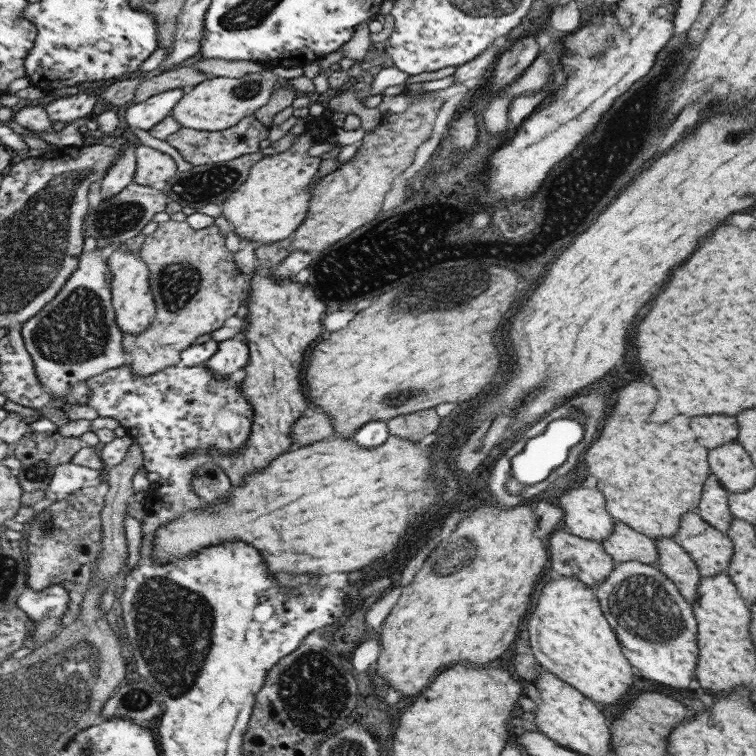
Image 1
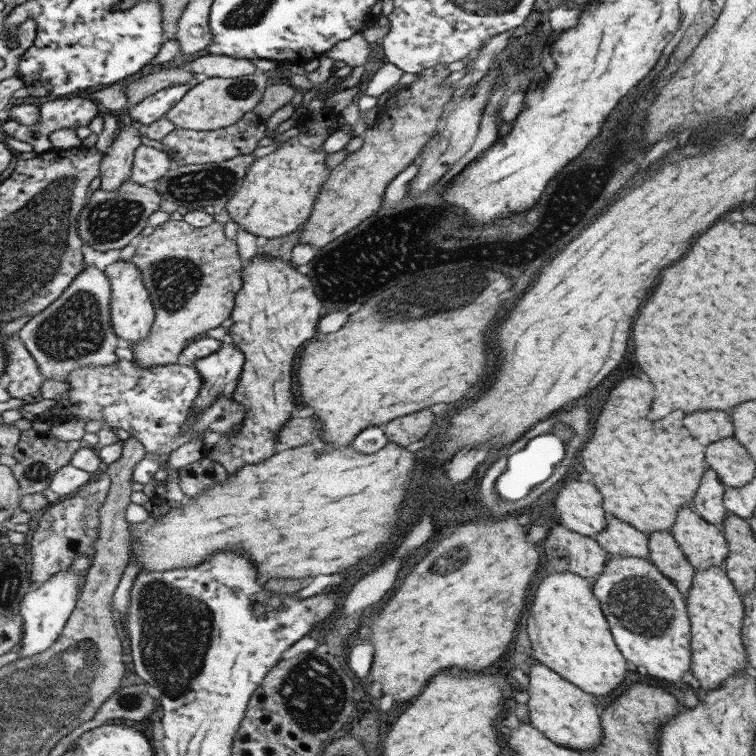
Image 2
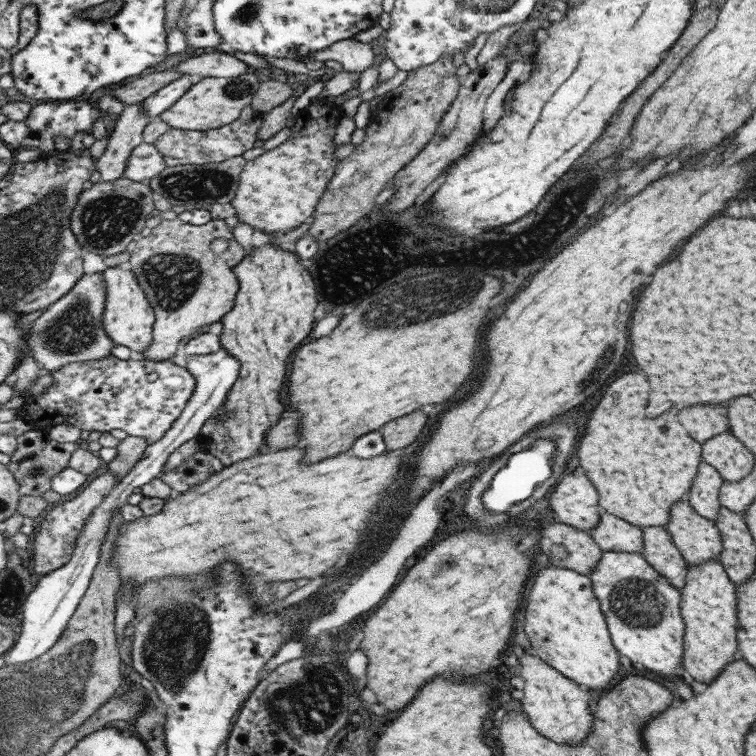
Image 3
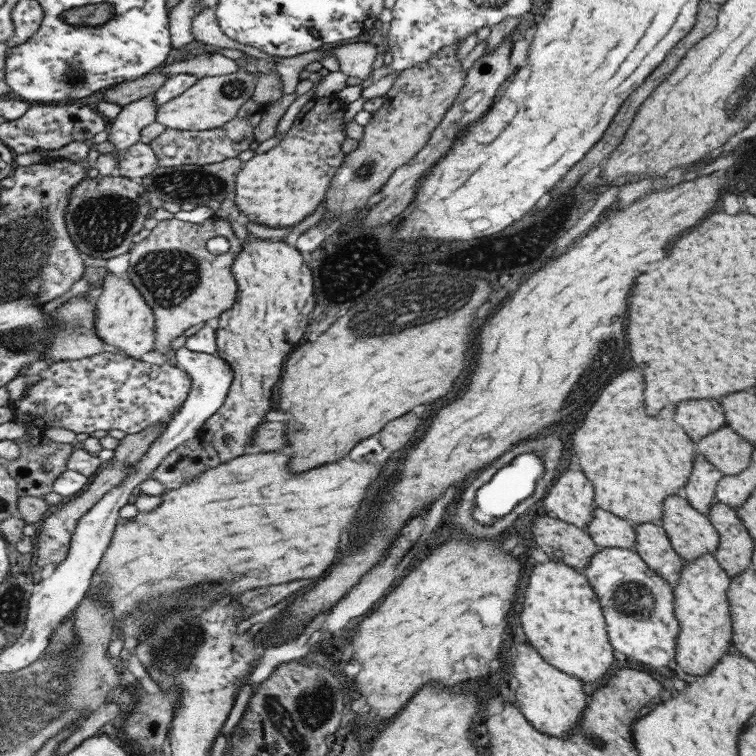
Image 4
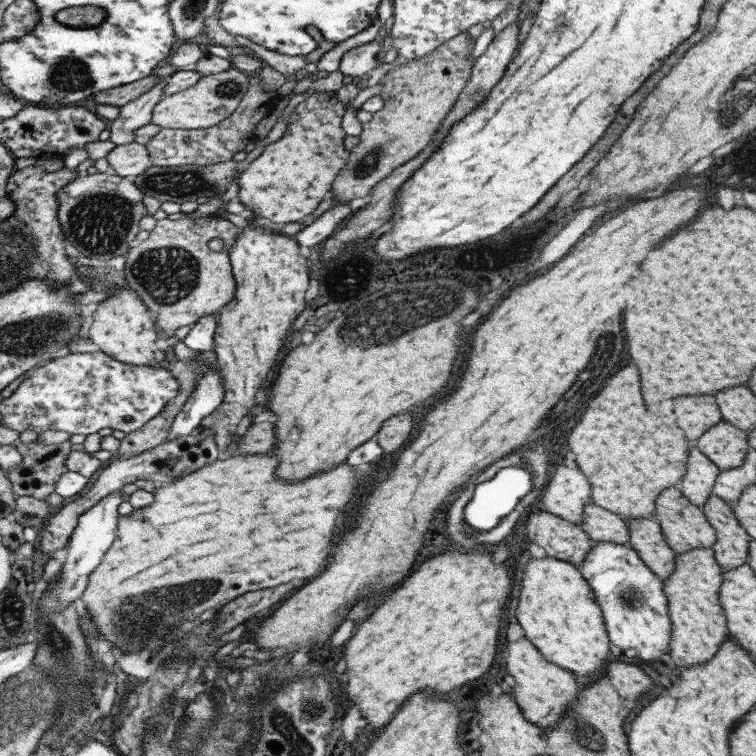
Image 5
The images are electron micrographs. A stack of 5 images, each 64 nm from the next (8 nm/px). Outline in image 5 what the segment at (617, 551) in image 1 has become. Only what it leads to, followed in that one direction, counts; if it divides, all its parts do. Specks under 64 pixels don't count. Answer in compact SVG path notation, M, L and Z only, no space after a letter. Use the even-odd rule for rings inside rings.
M588 503L578 527L594 542L629 545L629 529L624 518Z

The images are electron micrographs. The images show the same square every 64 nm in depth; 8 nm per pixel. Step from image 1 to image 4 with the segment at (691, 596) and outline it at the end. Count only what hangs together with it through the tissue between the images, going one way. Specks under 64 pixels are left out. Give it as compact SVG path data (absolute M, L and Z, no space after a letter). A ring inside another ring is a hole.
M649 522L633 524L635 529L634 550L653 572L666 580L671 587L677 584L681 572L680 556L669 544L661 525Z

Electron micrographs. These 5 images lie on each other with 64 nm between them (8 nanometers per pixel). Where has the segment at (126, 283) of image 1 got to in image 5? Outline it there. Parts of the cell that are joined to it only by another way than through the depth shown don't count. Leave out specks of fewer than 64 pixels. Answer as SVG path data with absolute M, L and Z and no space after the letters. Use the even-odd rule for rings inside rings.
M128 287L117 288L103 302L99 302L92 313L92 323L86 331L87 339L99 346L99 352L111 356L114 360L136 366L153 367L149 361L155 361L157 365L164 360L164 354L155 348L157 329L147 314L147 309L137 294Z

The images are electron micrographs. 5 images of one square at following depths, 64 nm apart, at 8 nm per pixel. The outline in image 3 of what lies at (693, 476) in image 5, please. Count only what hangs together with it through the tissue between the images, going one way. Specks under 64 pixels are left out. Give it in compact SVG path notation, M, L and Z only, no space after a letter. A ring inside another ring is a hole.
M704 461L699 462L697 474L687 490L686 500L691 508L710 521L715 521L719 514L718 488L721 486L720 474Z

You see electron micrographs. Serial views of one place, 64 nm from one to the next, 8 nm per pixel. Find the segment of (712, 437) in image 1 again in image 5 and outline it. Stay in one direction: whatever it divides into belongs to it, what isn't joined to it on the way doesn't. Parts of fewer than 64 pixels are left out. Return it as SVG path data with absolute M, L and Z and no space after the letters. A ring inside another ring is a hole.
M681 396L681 398L675 398L673 400L673 412L675 412L677 427L683 430L685 438L690 443L694 443L705 430L709 430L711 426L715 426L719 420L722 420L713 396Z

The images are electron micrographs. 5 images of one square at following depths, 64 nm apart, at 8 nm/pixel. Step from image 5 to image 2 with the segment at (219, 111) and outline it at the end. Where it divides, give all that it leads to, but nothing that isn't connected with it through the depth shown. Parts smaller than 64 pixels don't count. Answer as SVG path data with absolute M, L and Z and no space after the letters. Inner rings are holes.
M260 70L237 78L205 78L189 88L163 116L169 119L175 128L192 131L225 128L235 124L243 113L252 111L257 106L265 86L267 86L267 77Z

